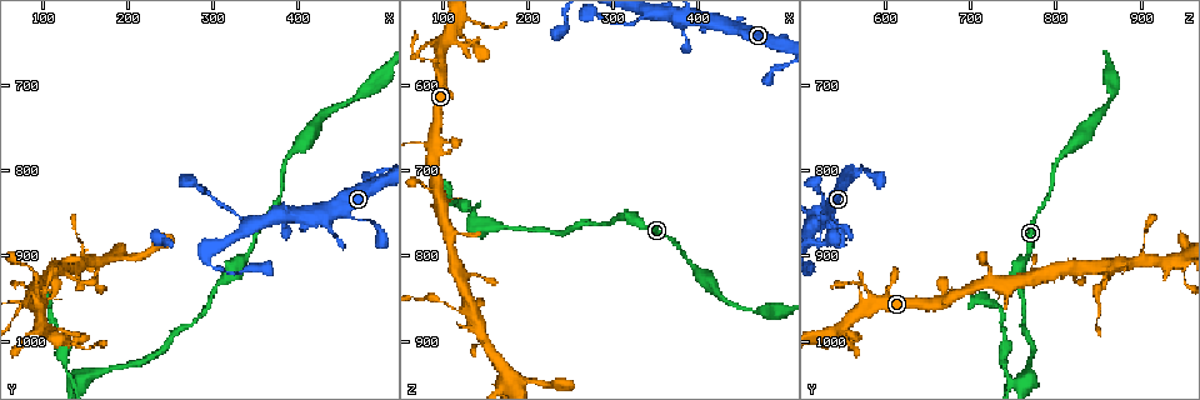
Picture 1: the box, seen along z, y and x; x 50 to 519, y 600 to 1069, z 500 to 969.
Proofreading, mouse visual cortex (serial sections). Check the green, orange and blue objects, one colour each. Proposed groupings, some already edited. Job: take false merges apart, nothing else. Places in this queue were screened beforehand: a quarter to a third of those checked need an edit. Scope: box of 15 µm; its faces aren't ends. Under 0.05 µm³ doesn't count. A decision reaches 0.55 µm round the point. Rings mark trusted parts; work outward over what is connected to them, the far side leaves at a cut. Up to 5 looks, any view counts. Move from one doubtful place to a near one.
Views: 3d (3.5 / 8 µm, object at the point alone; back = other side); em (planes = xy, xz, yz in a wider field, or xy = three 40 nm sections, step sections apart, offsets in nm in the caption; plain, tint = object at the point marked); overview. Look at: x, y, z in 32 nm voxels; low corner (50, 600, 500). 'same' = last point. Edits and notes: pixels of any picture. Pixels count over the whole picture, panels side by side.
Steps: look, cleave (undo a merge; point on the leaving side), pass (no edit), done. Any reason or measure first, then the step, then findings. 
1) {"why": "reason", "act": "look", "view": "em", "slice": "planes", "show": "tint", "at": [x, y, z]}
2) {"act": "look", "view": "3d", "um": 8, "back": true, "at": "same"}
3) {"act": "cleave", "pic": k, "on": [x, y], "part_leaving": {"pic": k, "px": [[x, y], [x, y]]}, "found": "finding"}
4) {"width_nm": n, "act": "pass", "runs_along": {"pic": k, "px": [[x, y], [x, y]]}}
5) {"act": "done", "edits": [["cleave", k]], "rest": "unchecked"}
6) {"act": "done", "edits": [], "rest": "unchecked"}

{"why": "thin neck", "act": "look", "view": "3d", "um": 8, "at": [135, 1050, 750]}

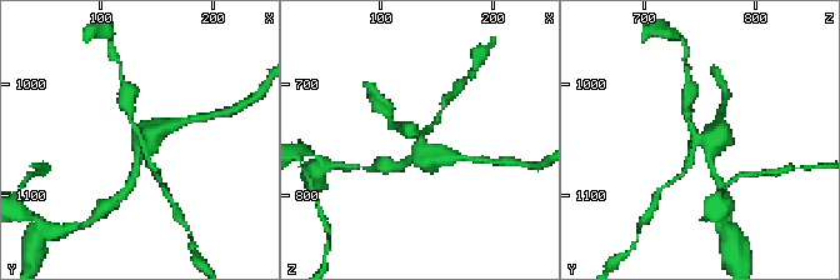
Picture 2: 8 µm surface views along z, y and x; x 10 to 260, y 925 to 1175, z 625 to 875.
{"why": "closer look", "act": "look", "view": "3d", "um": 3.5, "at": [136, 1048, 748]}

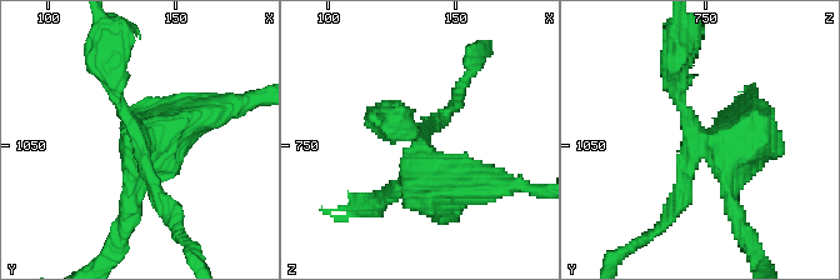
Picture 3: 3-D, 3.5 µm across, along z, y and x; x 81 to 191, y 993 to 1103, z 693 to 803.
{"why": "now the EM", "act": "look", "view": "em", "slice": "xy", "step": 2, "show": "tint", "at": [136, 1048, 748]}

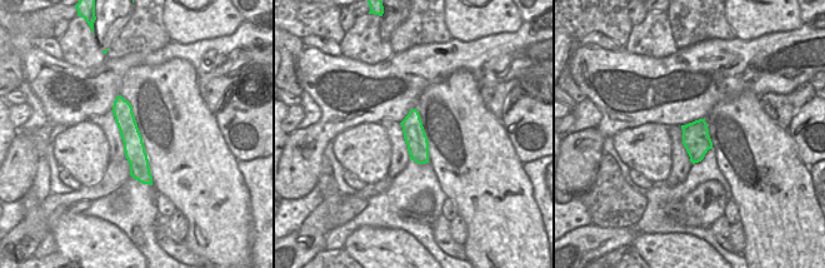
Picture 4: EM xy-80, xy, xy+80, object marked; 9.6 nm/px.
{"width_nm": 220, "act": "cleave", "pic": 3, "on": [688, 193], "part_leaving": {"pic": 3, "px": [[703, 139], [678, 96], [678, 35]]}, "found": "two cells meet here"}

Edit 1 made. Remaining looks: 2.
{"why": "thin arm on a thick one", "act": "look", "view": "3d", "um": 3.5, "at": [180, 900, 945]}

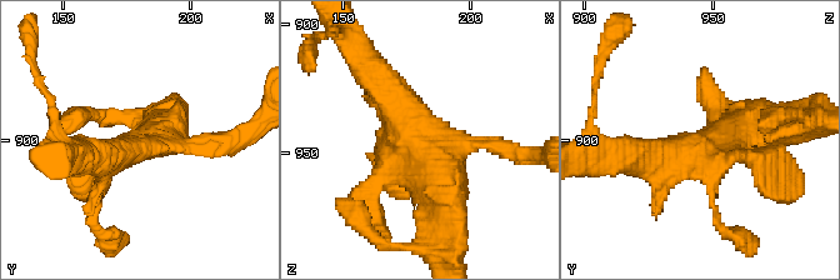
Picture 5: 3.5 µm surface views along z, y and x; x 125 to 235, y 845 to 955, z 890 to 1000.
{"act": "pass", "runs_along": {"pic": 5, "px": [[373, 70], [434, 150], [500, 148]]}, "found": "continuous, no second cell"}

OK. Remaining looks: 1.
{"act": "done", "edits": [["cleave", 3]], "rest": "unchecked"}

